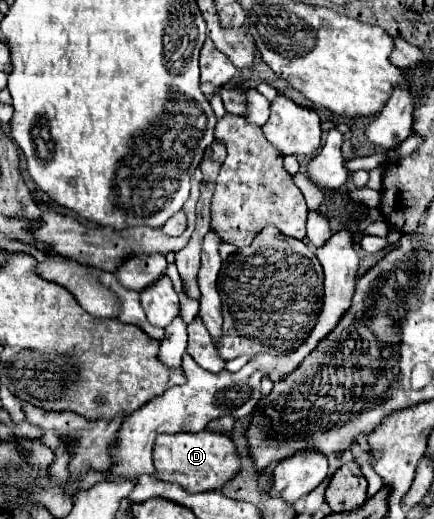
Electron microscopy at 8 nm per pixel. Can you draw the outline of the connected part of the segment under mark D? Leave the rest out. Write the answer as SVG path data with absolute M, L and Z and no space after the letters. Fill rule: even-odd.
M201 430L201 432L179 432L157 436L153 447L155 478L165 482L175 482L183 486L185 492L207 492L221 488L239 470L239 458L235 454L233 442L225 434Z

